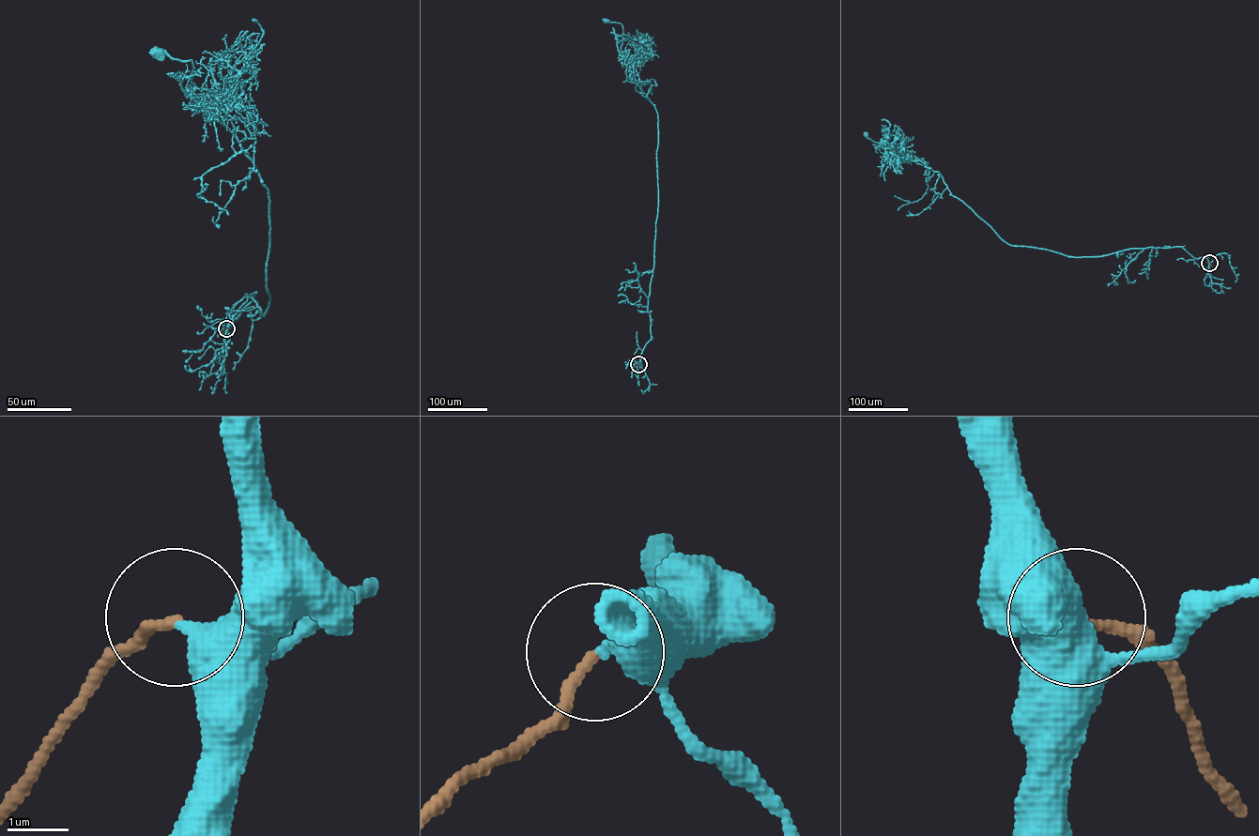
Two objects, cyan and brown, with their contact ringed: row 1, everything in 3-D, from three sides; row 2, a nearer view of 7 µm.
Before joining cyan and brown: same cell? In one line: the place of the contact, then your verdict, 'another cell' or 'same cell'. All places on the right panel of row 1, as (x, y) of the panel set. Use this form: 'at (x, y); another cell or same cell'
at (1209, 263); same cell

